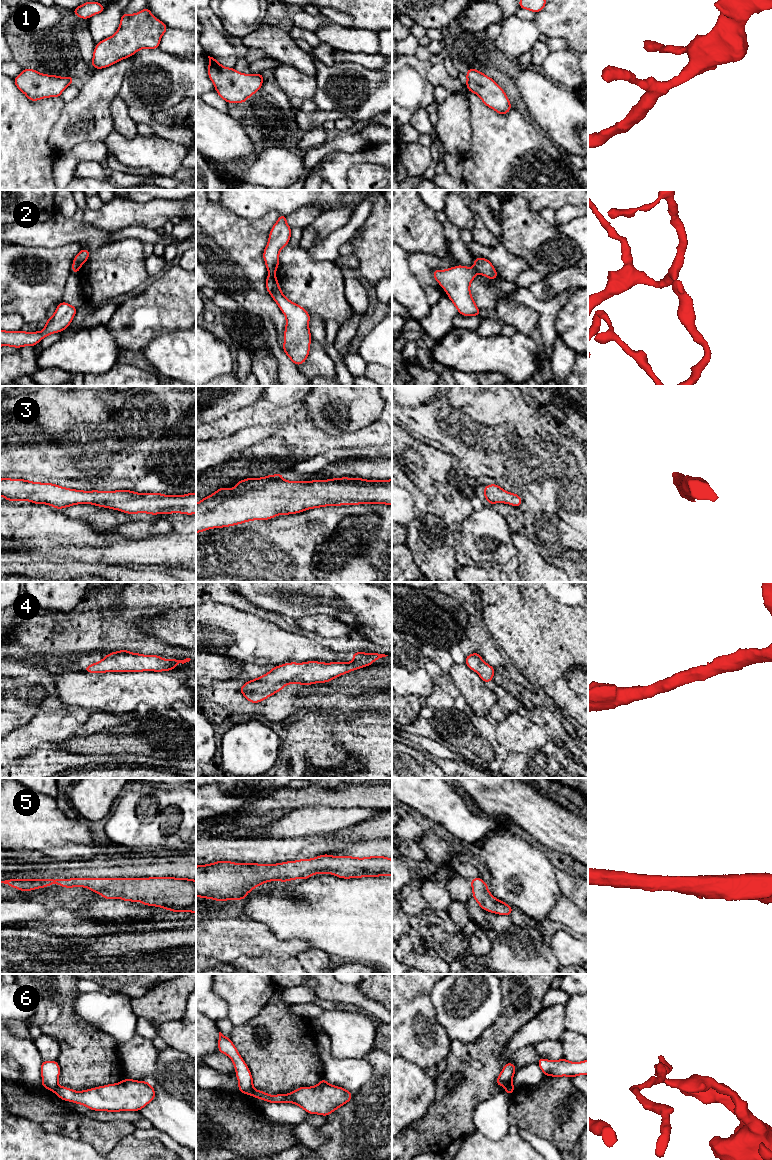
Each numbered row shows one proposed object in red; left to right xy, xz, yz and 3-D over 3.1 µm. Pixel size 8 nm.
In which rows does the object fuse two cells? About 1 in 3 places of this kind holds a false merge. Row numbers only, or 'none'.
2, 6

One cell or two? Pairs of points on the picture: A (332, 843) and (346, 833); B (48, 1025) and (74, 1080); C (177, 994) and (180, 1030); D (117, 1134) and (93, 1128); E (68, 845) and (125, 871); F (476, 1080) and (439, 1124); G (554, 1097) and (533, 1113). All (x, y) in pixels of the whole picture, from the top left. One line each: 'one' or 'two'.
A: two
B: one
C: two
D: one
E: two
F: one
G: one

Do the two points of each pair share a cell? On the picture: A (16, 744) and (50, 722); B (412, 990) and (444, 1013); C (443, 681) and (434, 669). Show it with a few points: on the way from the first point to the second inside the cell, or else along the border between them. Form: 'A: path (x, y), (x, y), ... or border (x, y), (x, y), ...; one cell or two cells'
A: path (24, 740), (42, 730); one cell
B: border (435, 984), (431, 1003), (442, 1027); two cells
C: path (440, 678), (435, 672); one cell

